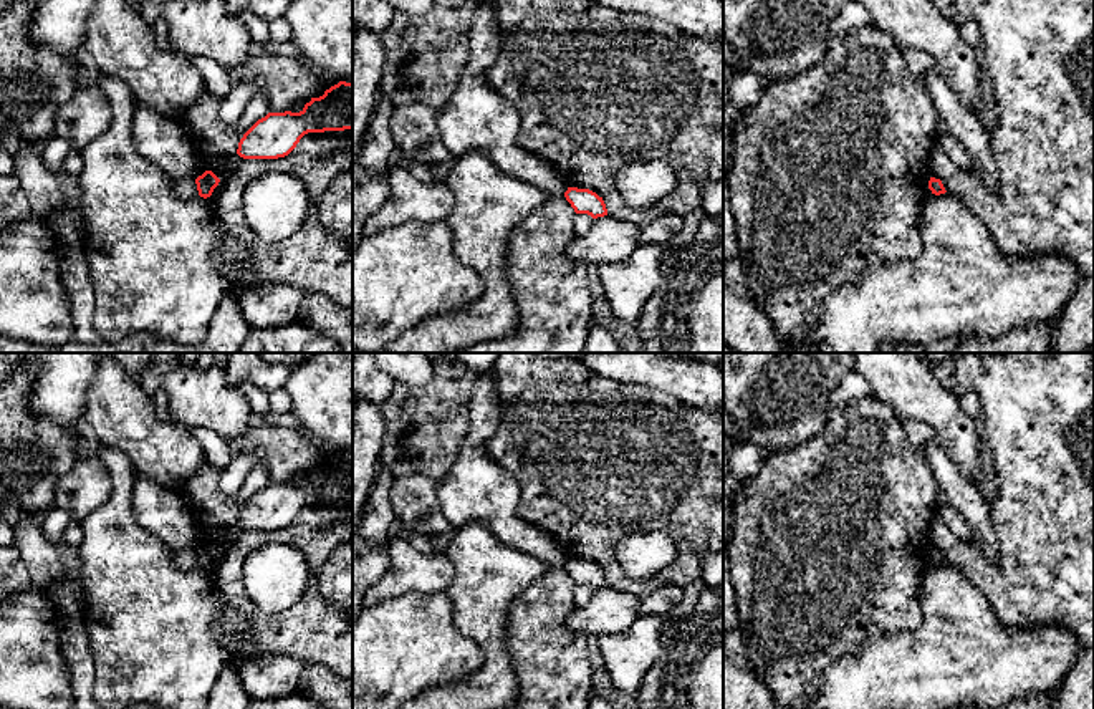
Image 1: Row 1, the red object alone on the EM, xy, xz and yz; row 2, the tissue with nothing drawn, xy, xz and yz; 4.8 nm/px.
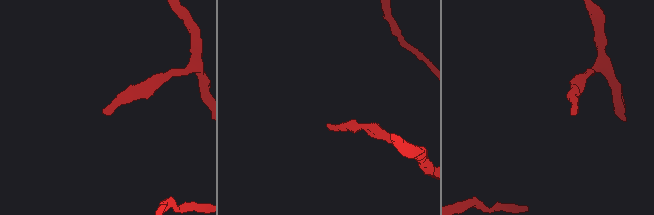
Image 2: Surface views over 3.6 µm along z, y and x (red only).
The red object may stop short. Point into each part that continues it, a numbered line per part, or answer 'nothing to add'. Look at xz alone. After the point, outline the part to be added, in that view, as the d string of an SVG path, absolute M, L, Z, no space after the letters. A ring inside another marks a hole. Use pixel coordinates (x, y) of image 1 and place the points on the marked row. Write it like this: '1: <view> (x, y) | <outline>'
nothing to add

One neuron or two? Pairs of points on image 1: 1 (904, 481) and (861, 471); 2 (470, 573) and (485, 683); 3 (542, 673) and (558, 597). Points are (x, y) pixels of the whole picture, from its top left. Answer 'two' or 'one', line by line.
1: one
2: one
3: one

